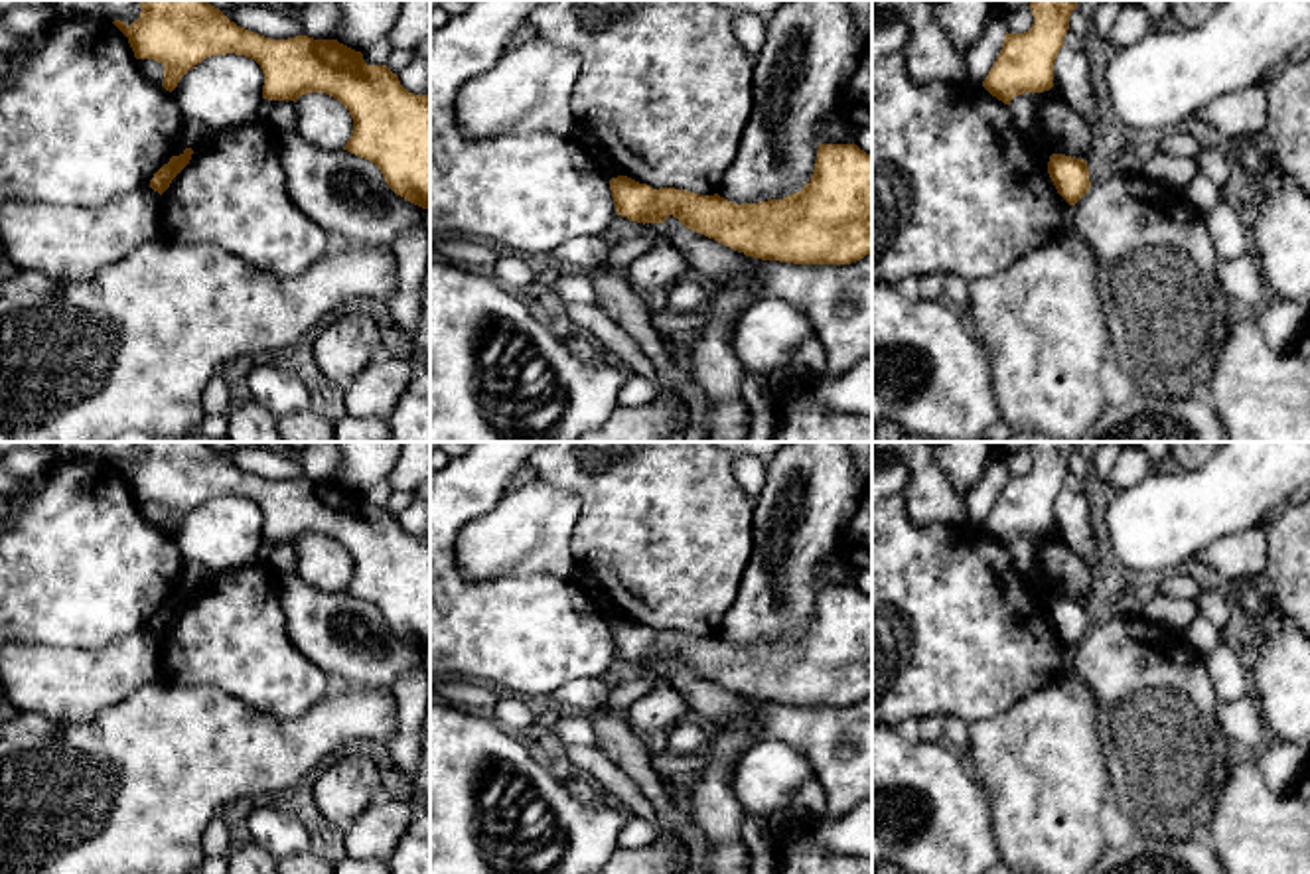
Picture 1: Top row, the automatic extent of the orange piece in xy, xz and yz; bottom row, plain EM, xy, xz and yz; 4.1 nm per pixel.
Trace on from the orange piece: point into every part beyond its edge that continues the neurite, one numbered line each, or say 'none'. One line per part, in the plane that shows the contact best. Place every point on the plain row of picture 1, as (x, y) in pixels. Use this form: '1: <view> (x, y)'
none

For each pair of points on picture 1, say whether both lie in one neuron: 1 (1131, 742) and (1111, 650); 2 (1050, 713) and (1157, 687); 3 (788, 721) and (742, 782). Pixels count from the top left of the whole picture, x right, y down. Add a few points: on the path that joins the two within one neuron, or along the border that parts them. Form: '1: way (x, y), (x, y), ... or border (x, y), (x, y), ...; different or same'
1: way (1131, 719), (1131, 673); same
2: border (1068, 673), (1093, 699), (1097, 742), (1101, 746); different
3: border (760, 738), (780, 738), (792, 744), (813, 766); different

